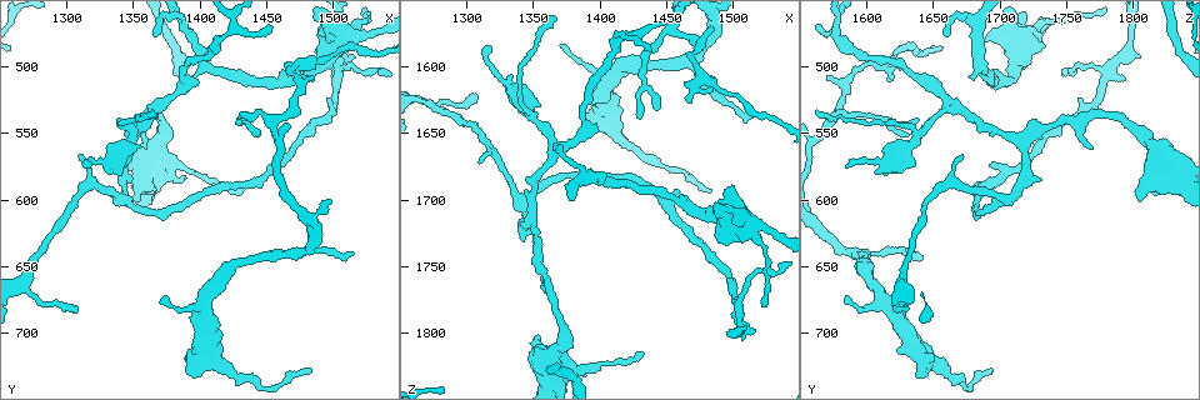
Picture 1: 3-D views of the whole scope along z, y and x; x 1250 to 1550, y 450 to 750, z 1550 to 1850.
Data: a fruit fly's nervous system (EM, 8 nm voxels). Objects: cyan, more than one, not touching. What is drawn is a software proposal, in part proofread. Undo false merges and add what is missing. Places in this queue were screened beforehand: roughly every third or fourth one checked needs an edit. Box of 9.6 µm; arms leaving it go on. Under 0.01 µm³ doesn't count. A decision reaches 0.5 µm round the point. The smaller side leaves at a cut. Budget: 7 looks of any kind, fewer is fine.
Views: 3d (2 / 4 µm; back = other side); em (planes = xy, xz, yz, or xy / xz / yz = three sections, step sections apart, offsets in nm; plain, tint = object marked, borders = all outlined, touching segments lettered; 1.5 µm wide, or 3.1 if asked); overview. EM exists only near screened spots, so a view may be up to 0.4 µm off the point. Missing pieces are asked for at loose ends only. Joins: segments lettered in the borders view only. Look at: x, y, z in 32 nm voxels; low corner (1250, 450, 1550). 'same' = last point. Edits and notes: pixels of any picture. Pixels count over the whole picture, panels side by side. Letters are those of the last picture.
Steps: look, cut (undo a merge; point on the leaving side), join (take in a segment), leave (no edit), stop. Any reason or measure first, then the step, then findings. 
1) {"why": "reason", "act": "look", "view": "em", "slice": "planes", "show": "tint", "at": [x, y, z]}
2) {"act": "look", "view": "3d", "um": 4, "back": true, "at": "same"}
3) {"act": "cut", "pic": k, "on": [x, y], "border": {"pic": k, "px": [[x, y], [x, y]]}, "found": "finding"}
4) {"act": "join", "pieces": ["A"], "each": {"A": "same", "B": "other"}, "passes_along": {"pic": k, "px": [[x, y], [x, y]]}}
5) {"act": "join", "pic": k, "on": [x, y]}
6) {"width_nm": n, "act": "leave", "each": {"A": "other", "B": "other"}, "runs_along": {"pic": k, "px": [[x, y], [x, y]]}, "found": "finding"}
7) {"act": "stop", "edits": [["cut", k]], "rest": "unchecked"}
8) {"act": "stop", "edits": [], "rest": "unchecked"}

{"act": "look", "view": "3d", "um": 4, "at": [1538, 472, 1726]}

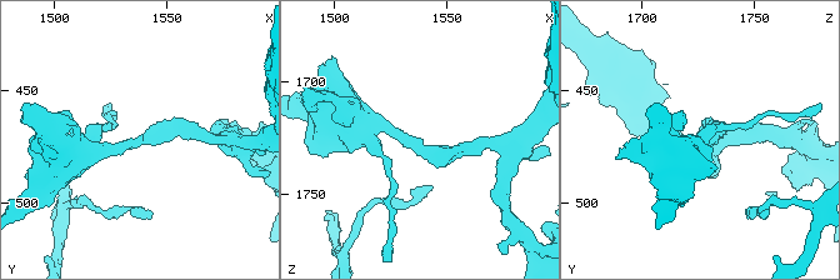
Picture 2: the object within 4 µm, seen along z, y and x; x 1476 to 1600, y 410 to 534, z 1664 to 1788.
{"why": "now the EM", "act": "look", "view": "em", "slice": "xy", "step": 4, "show": "tint", "at": [1536, 474, 1728]}

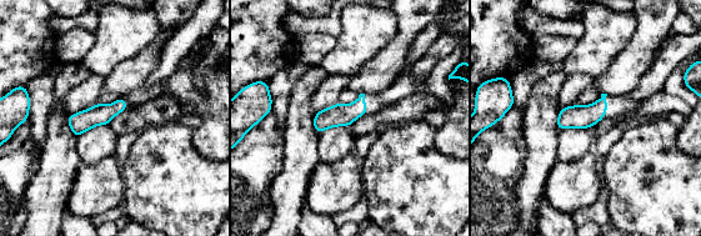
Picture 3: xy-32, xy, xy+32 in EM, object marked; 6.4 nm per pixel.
{"act": "look", "view": "em", "slice": "planes", "show": "borders", "at": "same"}

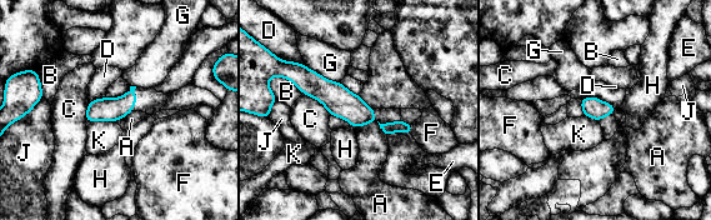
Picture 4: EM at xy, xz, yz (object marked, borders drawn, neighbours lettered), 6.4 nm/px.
{"act": "leave", "each": {"A": "other", "B": "other", "C": "other", "D": "other", "E": "other", "F": "other", "G": "other", "H": "other", "J": "other", "K": "other"}, "found": "continuous, no second neuron"}

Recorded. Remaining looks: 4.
{"why": "three arms meet", "act": "look", "view": "em", "slice": "planes", "show": "borders", "at": [1366, 530, 1666]}

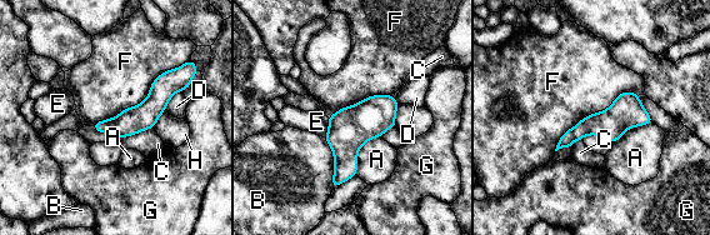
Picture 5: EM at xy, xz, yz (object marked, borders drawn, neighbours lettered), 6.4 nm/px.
{"act": "leave", "each": {"A": "other", "B": "other", "C": "other", "D": "other", "E": "other", "F": "other", "G": "other", "H": "other"}, "runs_along": {"pic": 5, "px": [[648, 119], [588, 125], [561, 144]]}, "found": "all the same neuron"}

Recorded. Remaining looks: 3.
{"why": "free end", "act": "look", "view": "em", "slice": "planes", "show": "tint", "at": [1370, 676, 1586]}

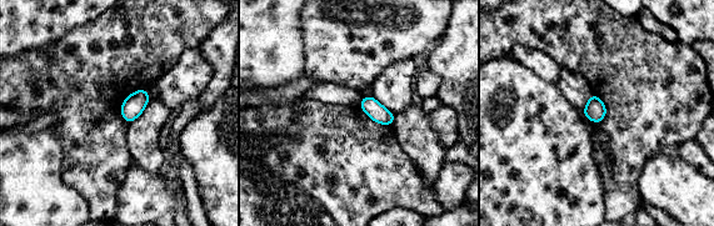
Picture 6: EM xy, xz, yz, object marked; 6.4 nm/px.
{"act": "look", "view": "em", "slice": "planes", "show": "borders", "at": "same"}

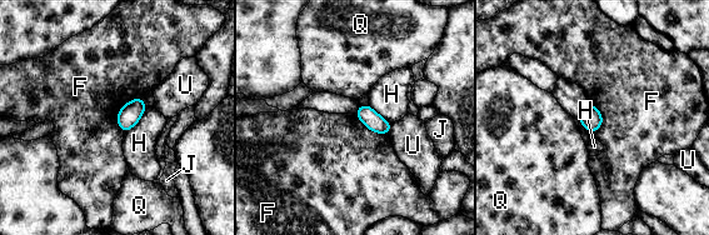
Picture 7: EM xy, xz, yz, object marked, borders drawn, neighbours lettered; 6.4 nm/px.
{"width_nm": 120, "longest_contact_nm": ["F", 260], "act": "leave", "each": {"F": "other", "H": "other", "J": "other", "Q": "other", "U": "other"}, "found": "none of them fits"}

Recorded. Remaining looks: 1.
{"act": "stop", "edits": [], "rest": "unchecked"}

